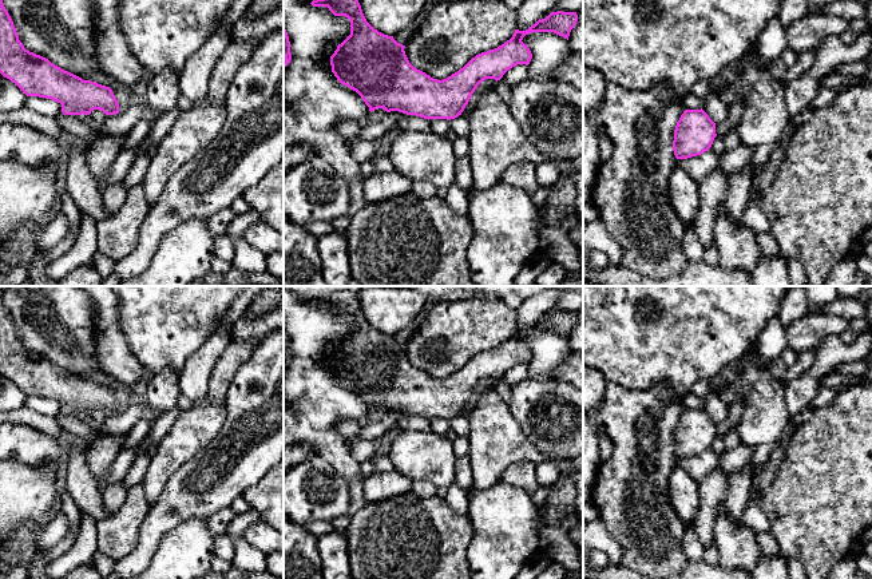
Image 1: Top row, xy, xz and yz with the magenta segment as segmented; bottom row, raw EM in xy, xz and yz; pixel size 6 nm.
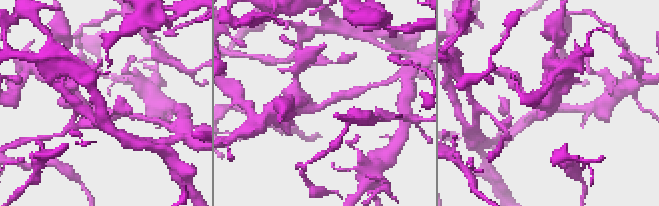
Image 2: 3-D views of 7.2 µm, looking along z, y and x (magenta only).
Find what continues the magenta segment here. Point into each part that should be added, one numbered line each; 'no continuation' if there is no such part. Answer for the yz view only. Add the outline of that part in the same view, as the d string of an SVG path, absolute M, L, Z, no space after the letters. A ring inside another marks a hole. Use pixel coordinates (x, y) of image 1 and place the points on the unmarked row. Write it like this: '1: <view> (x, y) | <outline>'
no continuation

